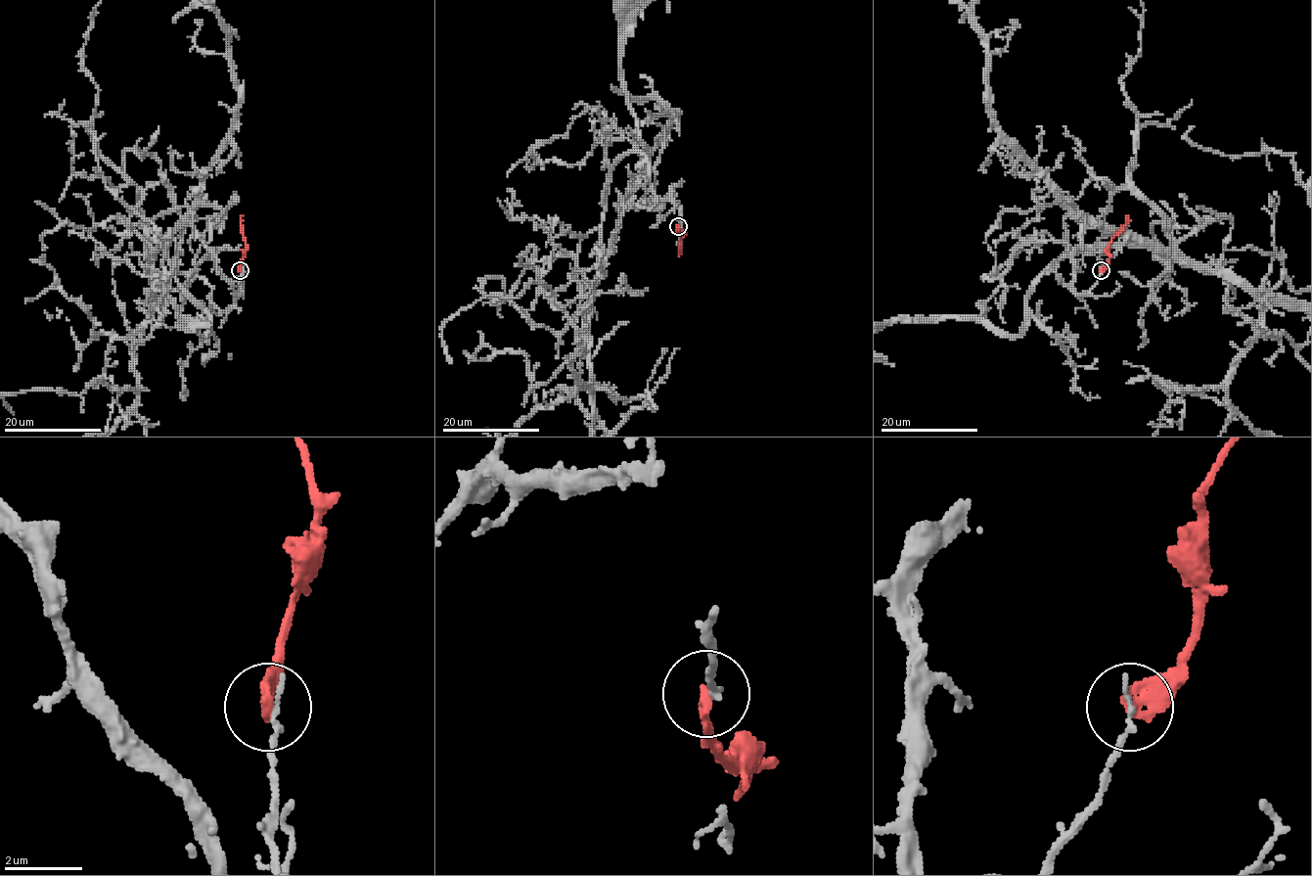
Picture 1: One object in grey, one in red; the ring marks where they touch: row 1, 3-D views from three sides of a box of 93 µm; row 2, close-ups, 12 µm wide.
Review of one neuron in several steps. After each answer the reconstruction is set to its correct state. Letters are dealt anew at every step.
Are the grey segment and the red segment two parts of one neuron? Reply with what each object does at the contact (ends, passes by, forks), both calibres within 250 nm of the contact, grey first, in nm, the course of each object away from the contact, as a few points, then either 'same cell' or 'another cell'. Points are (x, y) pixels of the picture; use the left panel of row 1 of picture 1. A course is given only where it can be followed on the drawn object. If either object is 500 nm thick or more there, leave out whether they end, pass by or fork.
grey ends there; red ends there; 170 nm thick on the grey side, 360 nm on the other; grey runs (240, 271), (240, 294), (187, 223), (161, 244), (172, 274), (209, 318), (203, 335), (182, 318), (200, 345); red runs (240, 271), (246, 243), (240, 216); another cell

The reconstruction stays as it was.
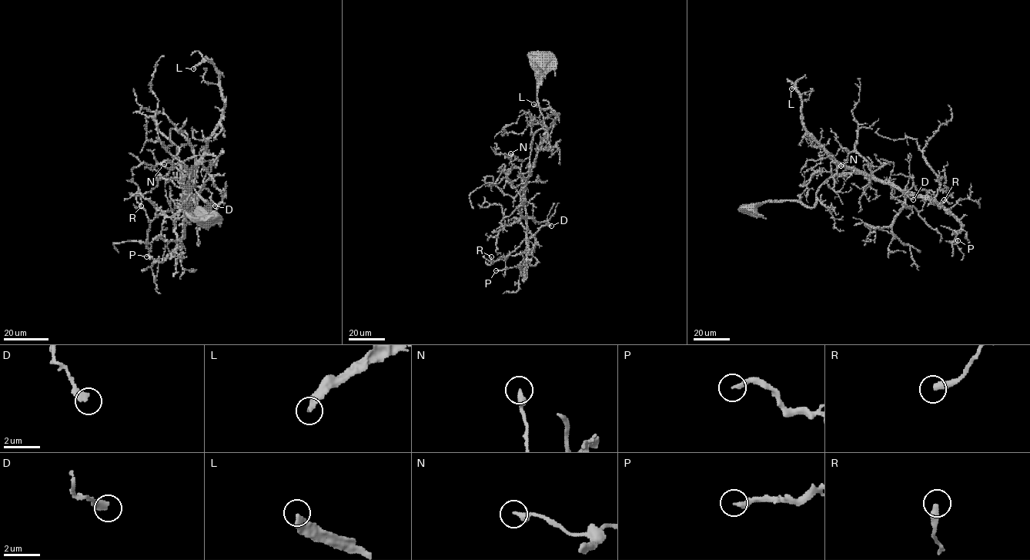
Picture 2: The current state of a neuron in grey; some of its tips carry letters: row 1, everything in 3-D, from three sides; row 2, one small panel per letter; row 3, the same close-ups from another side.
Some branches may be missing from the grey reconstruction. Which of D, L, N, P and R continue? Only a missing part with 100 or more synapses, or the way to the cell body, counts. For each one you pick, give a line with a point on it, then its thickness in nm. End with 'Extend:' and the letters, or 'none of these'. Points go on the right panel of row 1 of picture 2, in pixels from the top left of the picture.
L: (791, 88) | 320 nm
Extend: L

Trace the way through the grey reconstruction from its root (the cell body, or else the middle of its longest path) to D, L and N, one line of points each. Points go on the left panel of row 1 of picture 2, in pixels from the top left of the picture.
D: (206, 220), (198, 207), (207, 216), (210, 206), (188, 173), (184, 201), (206, 188), (215, 206)
L: (206, 220), (198, 207), (207, 216), (210, 206), (188, 173), (224, 102), (213, 64), (193, 68)
N: (206, 220), (198, 207), (207, 216), (210, 206), (182, 173), (178, 147), (172, 165), (164, 164)

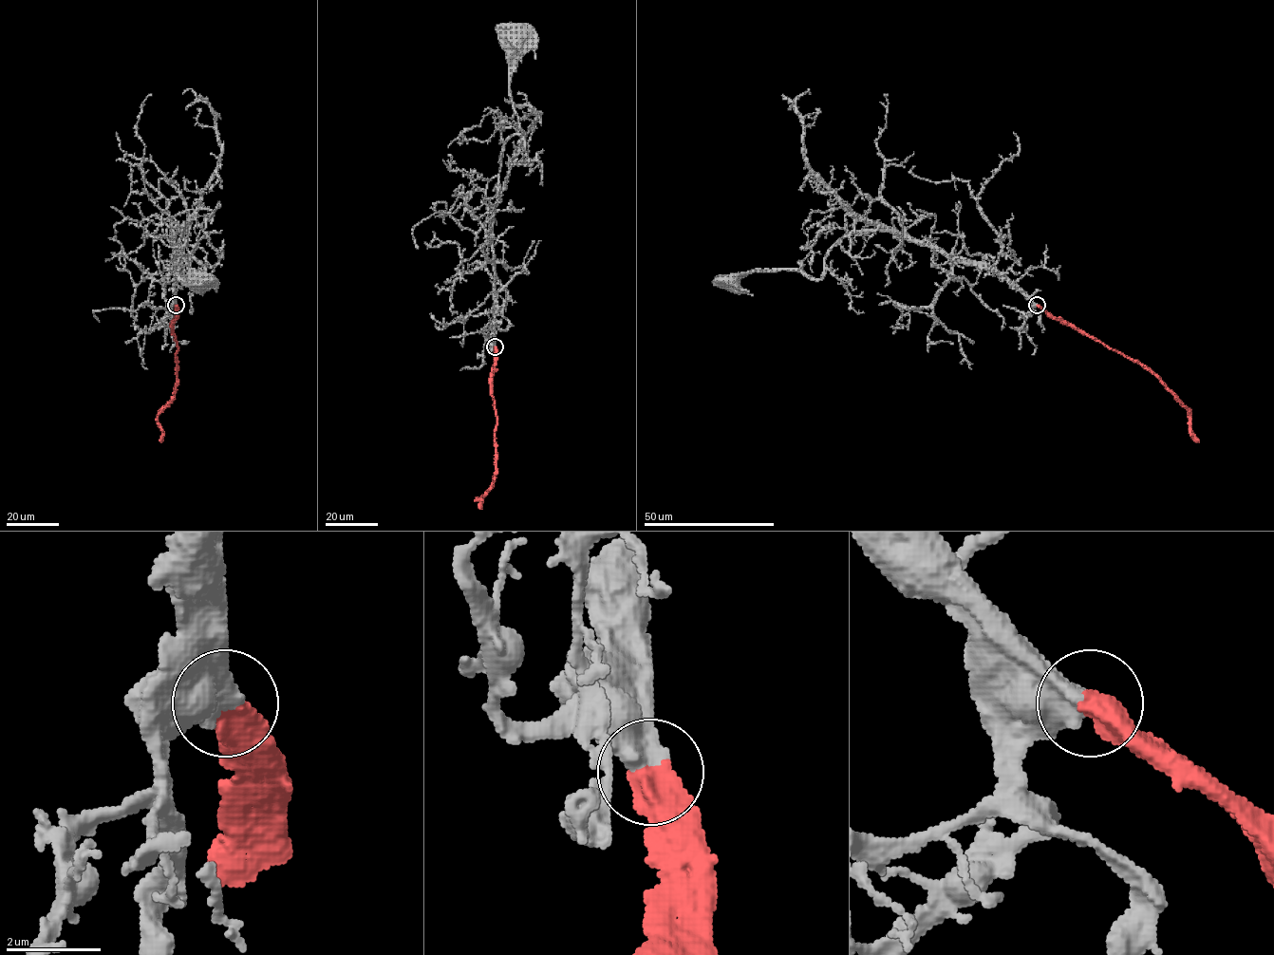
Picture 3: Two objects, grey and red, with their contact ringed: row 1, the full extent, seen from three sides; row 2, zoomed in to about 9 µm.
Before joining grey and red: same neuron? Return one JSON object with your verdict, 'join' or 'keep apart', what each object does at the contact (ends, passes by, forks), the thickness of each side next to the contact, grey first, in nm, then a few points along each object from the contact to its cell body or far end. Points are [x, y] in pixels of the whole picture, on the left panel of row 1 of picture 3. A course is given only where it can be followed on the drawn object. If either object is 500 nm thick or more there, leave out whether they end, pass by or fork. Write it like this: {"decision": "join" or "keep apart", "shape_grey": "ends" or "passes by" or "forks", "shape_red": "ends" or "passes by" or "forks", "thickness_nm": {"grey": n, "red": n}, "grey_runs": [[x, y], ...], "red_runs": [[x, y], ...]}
{"decision": "join", "thickness_nm": {"grey": 650, "red": 650}, "grey_runs": [[176, 305], [173, 243], [179, 231], [190, 253], [205, 270], [201, 279], [190, 270], [200, 284]], "red_runs": [[176, 305], [173, 330], [177, 346], [176, 393], [159, 415], [162, 442]]}

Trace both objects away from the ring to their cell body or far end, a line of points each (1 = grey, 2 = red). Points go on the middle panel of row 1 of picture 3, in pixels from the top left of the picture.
1: (495, 346), (492, 224), (500, 154), (509, 138), (524, 134), (520, 129), (509, 87), (513, 52), (519, 41)
2: (495, 346), (492, 393), (496, 418), (495, 481), (477, 498), (481, 508)

